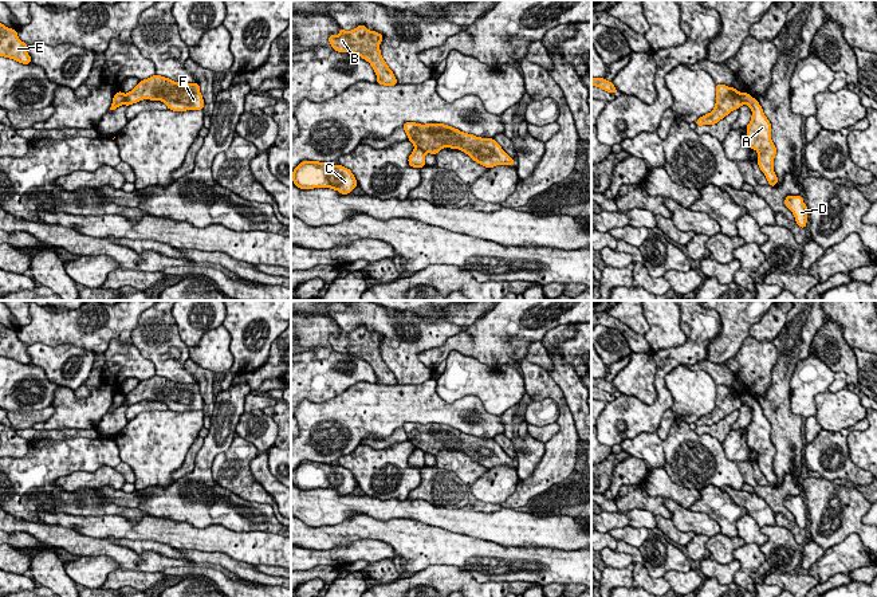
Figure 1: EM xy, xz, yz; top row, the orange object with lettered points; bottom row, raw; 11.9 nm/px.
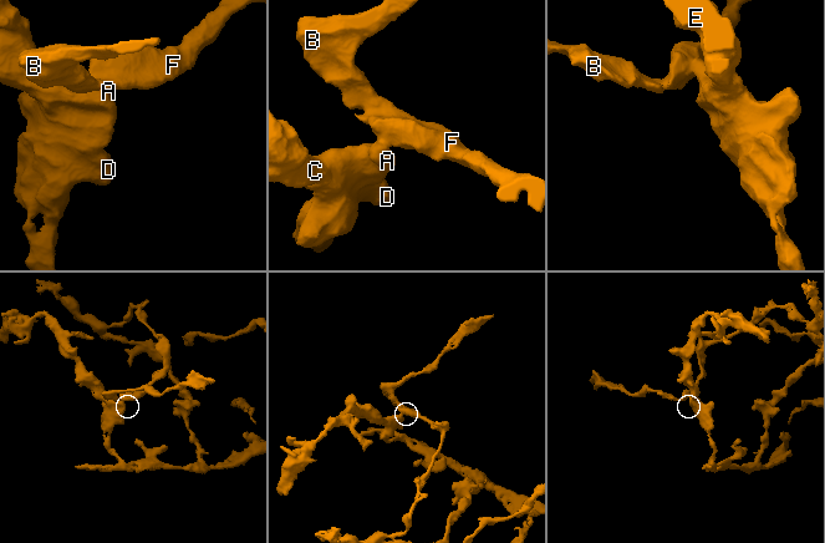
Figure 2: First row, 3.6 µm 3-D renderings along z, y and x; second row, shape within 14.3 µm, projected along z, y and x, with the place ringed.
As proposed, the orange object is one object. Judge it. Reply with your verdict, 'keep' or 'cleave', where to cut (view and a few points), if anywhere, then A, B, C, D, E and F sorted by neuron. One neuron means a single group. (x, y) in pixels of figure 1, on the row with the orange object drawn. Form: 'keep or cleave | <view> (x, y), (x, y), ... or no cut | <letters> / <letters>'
cleave | yz (740, 93), (743, 103) | A C D E / B F

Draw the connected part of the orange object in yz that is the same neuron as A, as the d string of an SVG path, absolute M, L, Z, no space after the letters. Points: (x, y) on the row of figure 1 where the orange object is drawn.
M742 93L742 103L751 107L751 122L747 125L747 145L758 152L758 165L768 180L768 185L775 186L778 177L774 172L774 158L776 148L771 140L771 123L763 113L758 99L748 93Z

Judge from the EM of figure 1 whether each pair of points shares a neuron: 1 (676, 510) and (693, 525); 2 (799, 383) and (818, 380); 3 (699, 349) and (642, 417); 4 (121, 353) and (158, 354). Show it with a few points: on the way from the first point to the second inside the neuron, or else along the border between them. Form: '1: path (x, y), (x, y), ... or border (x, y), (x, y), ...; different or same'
1: path (680, 514), (689, 521); same
2: path (803, 383), (814, 380); same
3: path (677, 356), (661, 372), (661, 399); same
4: border (133, 344), (153, 364), (156, 373); different

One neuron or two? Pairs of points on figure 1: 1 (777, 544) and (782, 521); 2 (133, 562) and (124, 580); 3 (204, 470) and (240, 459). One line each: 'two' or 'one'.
1: two
2: two
3: two

